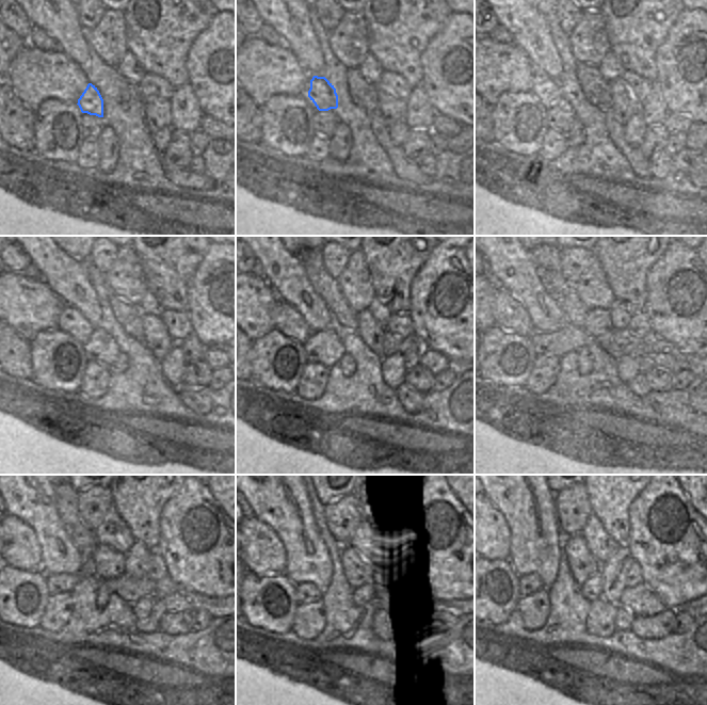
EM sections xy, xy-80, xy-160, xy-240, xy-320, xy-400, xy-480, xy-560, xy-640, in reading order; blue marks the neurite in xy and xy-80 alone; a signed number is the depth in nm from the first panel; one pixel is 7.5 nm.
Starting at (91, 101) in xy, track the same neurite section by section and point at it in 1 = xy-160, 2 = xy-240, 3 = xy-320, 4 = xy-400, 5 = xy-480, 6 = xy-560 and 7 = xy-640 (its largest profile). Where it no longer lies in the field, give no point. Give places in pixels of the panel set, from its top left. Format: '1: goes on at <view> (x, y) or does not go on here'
1: goes on at xy-160 (555, 87)
2: goes on at xy-240 (70, 321)
3: goes on at xy-320 (285, 319)
4: goes on at xy-400 (509, 313)
5: goes on at xy-480 (21, 549)
6: goes on at xy-560 (261, 550)
7: goes on at xy-640 (496, 539)

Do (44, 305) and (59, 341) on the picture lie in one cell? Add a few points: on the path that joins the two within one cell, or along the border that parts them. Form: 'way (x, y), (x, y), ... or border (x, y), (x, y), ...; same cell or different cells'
border (57, 326), (50, 330), (41, 330), (31, 339); different cells

